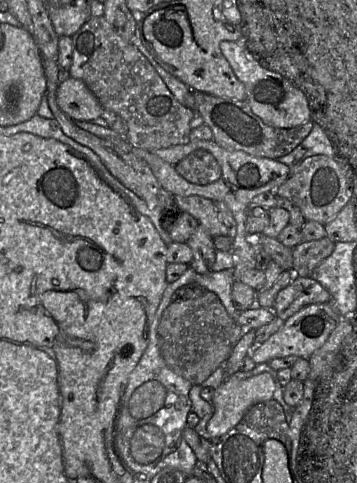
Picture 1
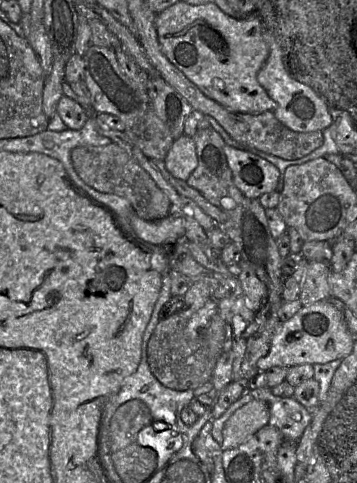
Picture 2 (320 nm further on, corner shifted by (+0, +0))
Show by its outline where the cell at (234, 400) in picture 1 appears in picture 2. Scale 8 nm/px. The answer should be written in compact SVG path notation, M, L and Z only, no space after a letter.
M252 400L238 408L226 421L223 428L222 450L235 448L269 424L268 405L261 400Z

